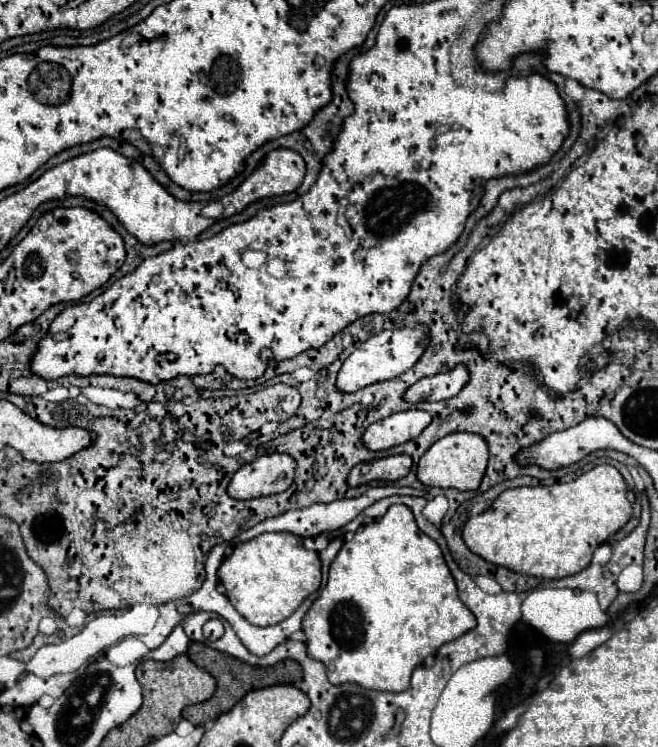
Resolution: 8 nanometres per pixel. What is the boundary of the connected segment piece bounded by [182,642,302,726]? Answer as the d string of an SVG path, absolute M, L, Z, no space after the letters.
M190 642L188 646L188 658L204 668L206 672L210 672L214 678L216 678L216 694L214 698L202 702L202 704L192 704L188 708L182 710L182 718L192 722L194 726L198 724L208 724L208 722L214 722L222 712L228 712L236 702L240 702L250 690L258 690L258 688L266 688L266 686L272 686L272 684L294 684L298 680L302 680L302 666L296 662L296 660L282 660L274 666L268 666L268 668L262 668L262 666L250 666L230 654L224 654L224 652L218 652L214 648L208 648L206 644L200 644L200 642Z

